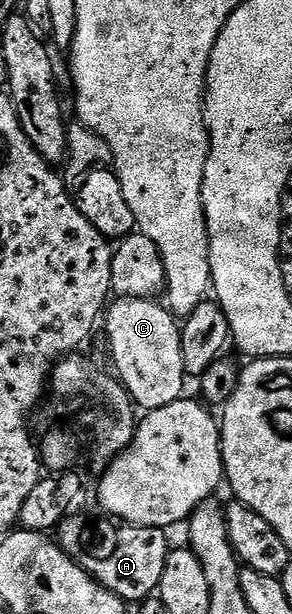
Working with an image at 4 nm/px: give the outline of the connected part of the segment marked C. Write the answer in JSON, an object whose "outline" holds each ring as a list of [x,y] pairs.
{"outline":[[[123,297],[105,310],[104,325],[105,321],[110,357],[114,360],[113,372],[130,393],[135,406],[149,411],[168,407],[168,403],[179,400],[188,376],[181,354],[182,330],[169,308],[154,299],[145,301]]]}

